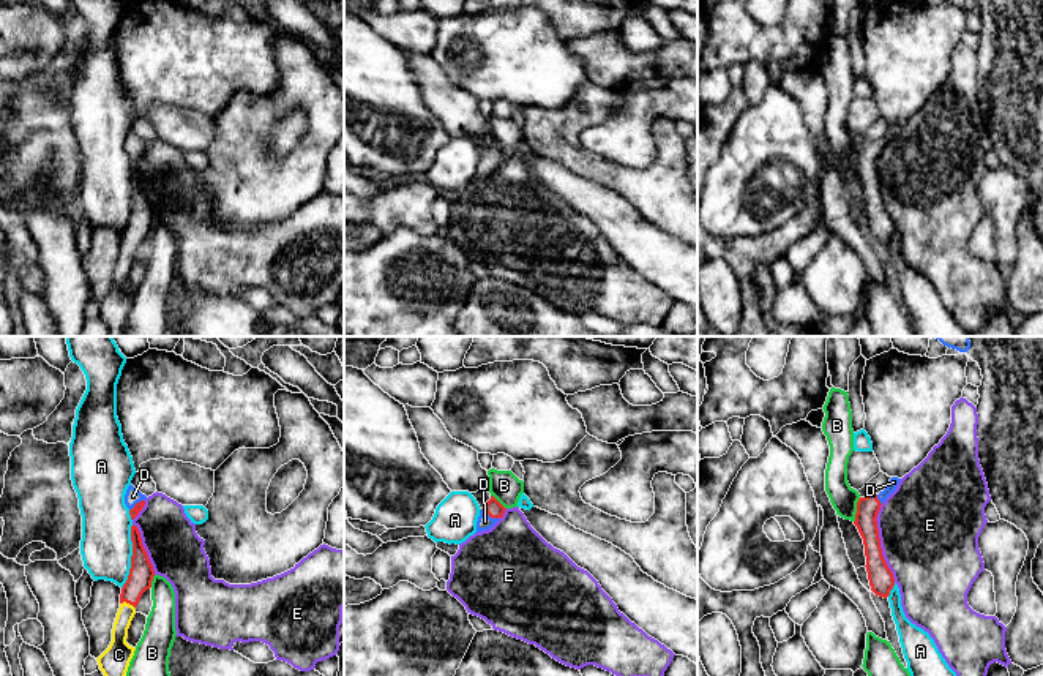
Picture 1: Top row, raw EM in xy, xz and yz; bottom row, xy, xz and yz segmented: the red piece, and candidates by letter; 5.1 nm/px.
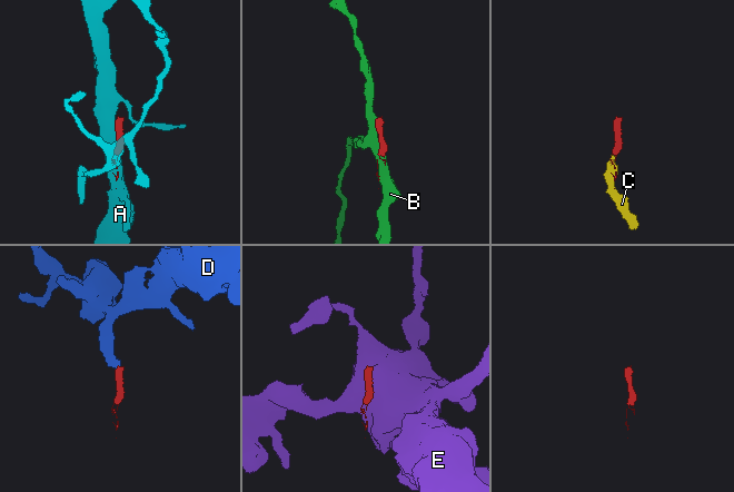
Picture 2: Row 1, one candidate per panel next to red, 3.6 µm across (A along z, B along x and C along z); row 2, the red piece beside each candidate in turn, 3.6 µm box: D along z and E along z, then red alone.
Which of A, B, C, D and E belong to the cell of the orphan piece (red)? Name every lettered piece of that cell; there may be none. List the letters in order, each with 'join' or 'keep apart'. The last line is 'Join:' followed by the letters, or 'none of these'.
A: keep apart
B: keep apart
C: join
D: join
E: keep apart
Join: C, D

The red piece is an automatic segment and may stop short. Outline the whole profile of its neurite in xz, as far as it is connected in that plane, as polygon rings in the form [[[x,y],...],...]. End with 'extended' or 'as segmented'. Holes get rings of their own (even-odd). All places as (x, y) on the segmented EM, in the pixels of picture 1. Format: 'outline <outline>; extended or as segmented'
outline [[[491,496],[486,505],[480,510],[477,532],[491,529],[503,516],[505,510],[507,509]]]; extended

